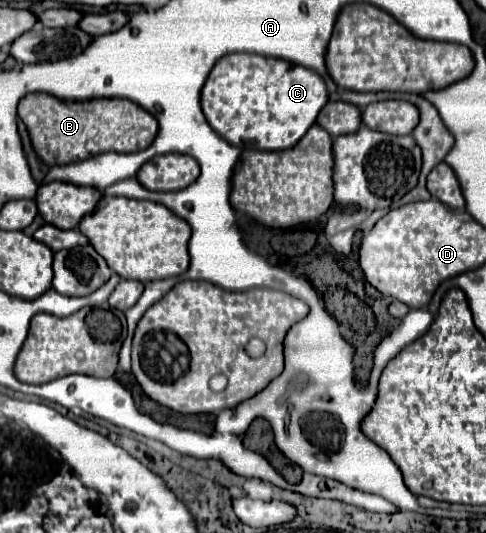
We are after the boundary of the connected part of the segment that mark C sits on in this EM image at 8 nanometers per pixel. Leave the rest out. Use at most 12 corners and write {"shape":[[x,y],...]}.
{"shape":[[256,53],[216,61],[210,127],[288,149],[328,101],[322,77]]}

